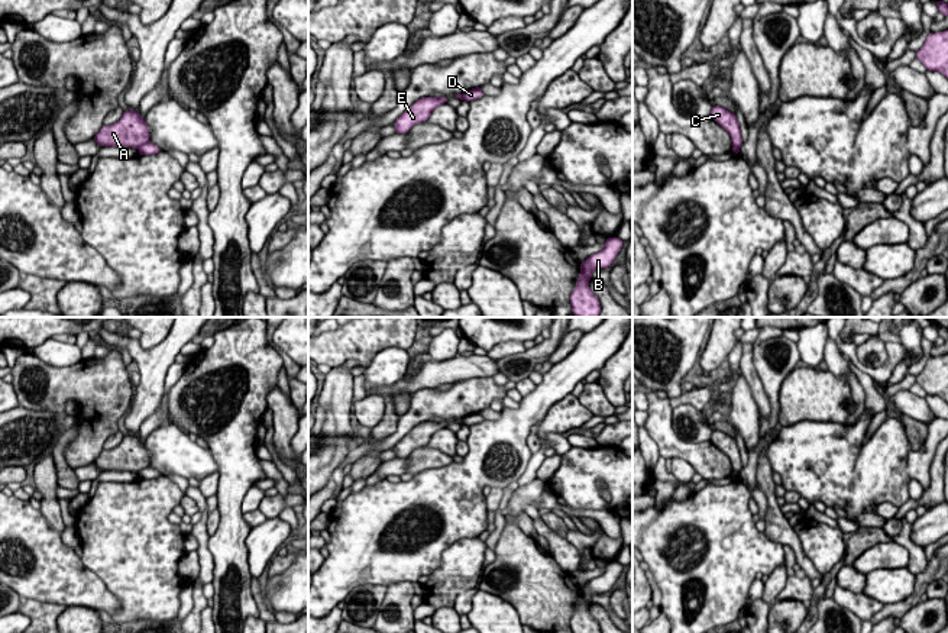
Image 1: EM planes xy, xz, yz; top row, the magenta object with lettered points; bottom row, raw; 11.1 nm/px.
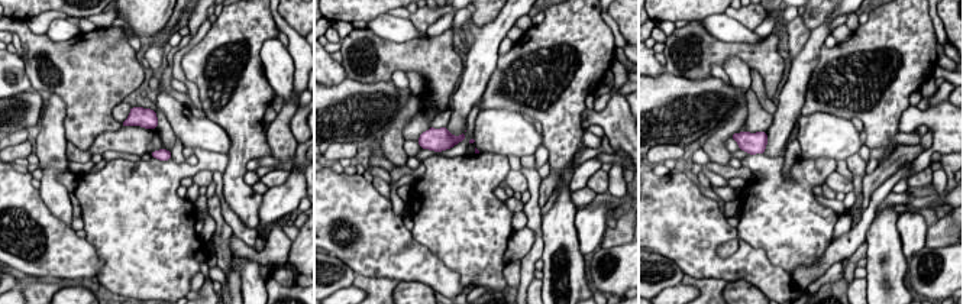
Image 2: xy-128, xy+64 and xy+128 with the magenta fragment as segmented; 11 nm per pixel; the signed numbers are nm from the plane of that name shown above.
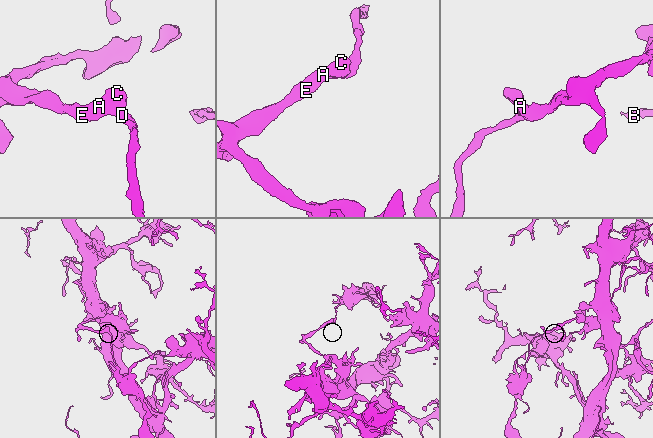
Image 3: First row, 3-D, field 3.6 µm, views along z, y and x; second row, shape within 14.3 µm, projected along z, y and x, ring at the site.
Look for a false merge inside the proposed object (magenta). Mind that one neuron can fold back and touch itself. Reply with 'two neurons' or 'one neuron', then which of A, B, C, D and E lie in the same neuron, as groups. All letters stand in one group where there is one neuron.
two neurons; groups A B C E / D

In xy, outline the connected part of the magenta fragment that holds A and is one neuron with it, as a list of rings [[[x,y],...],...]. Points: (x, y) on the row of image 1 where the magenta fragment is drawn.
[[[124,110],[119,122],[103,126],[94,136],[101,146],[130,146],[139,148],[149,142],[149,127],[145,117],[135,110]]]

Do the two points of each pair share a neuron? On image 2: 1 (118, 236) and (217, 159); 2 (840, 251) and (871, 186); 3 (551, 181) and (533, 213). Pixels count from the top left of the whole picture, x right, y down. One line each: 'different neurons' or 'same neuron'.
1: same neuron
2: different neurons
3: different neurons

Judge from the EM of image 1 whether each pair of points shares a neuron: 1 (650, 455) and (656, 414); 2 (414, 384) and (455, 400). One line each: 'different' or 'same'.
1: different
2: different

